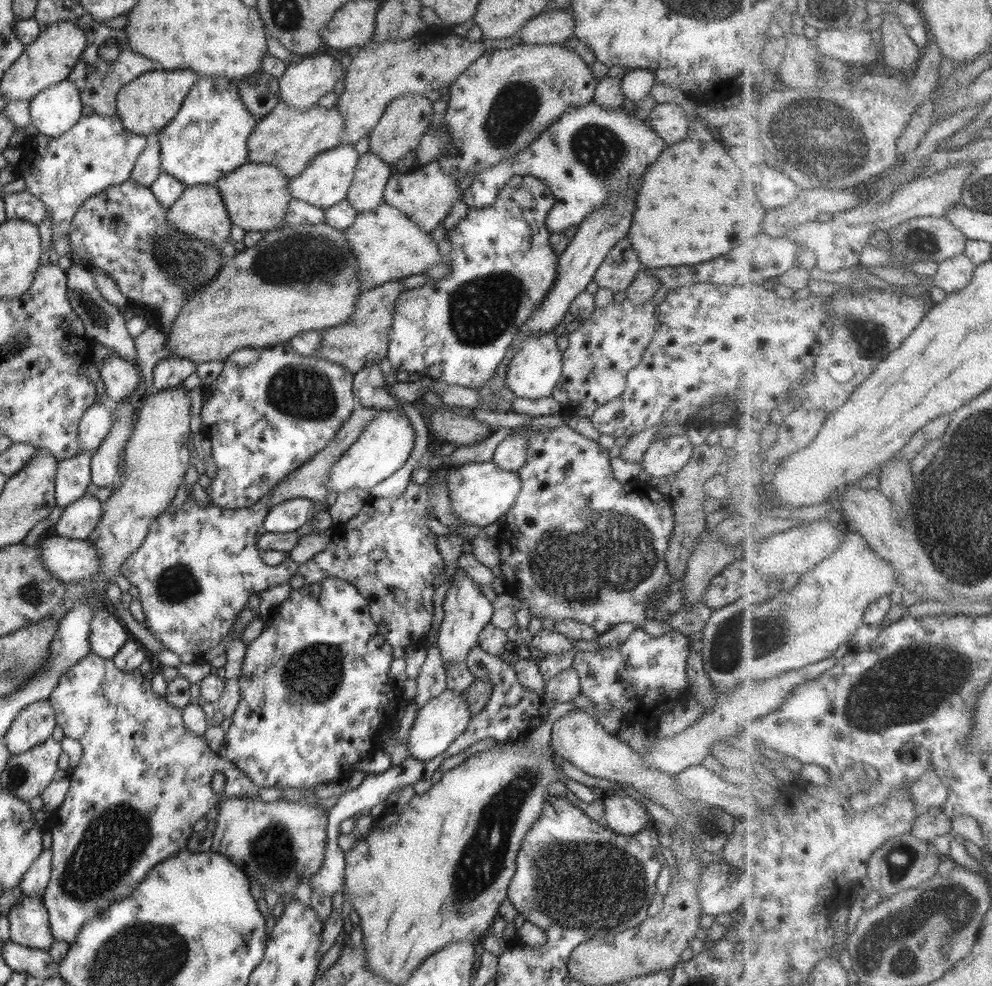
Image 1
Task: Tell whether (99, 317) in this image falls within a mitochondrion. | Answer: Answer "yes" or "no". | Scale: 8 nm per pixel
yes

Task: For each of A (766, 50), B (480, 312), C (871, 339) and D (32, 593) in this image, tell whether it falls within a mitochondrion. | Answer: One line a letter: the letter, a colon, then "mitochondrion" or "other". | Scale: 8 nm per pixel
A: other
B: mitochondrion
C: mitochondrion
D: mitochondrion

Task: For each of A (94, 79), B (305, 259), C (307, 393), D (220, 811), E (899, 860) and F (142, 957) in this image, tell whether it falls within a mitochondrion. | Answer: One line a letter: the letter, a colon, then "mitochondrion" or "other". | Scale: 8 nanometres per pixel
A: mitochondrion
B: mitochondrion
C: mitochondrion
D: other
E: mitochondrion
F: mitochondrion

